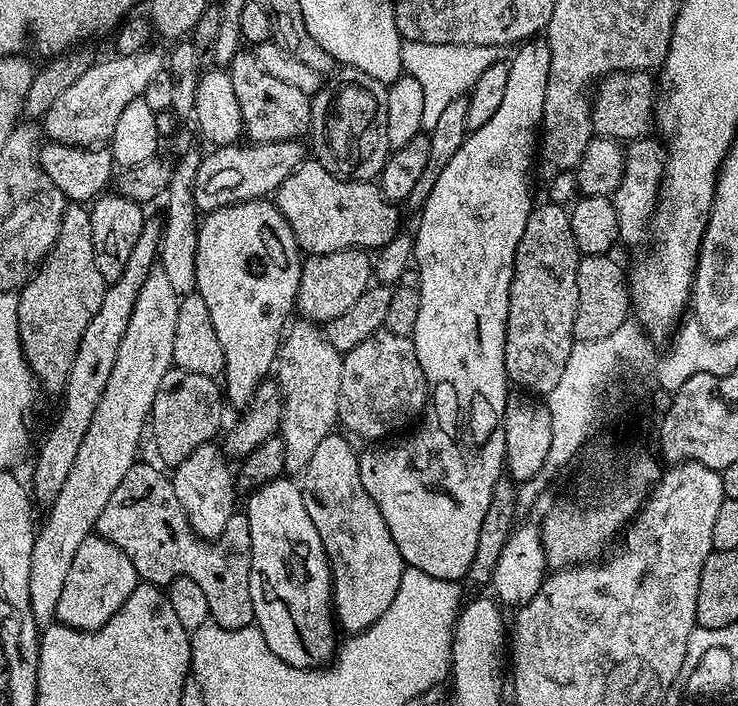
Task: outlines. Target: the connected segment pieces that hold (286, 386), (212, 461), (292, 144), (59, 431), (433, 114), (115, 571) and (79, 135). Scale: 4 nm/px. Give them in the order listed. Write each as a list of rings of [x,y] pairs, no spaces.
[[[303,318],[297,319],[297,321],[293,328],[291,325],[287,329],[286,335],[283,337],[278,353],[278,367],[274,372],[275,379],[284,391],[284,413],[278,434],[286,446],[284,471],[288,474],[303,473],[310,458],[314,458],[314,450],[318,450],[322,438],[333,435],[335,428],[332,427],[337,427],[338,386],[342,386],[342,362],[344,361],[343,355],[330,343],[319,323]]]
[[[209,442],[198,446],[190,458],[175,465],[170,479],[174,486],[174,494],[182,509],[183,519],[201,536],[201,541],[214,542],[226,530],[230,518],[237,511],[236,496],[238,489],[233,469],[228,469],[229,461],[223,451],[215,443]]]
[[[283,140],[273,144],[237,142],[211,149],[198,166],[194,178],[193,196],[197,209],[207,214],[217,212],[243,200],[259,200],[275,193],[282,181],[306,159],[306,148],[300,140]]]
[[[145,219],[144,229],[138,234],[138,243],[130,253],[126,262],[126,270],[112,284],[107,285],[102,298],[102,306],[94,318],[90,318],[90,326],[86,326],[86,334],[82,334],[80,345],[76,351],[74,362],[70,366],[68,384],[62,393],[64,405],[52,424],[52,429],[44,436],[40,444],[40,453],[36,456],[36,469],[32,472],[30,488],[35,501],[43,506],[50,506],[56,500],[59,490],[70,475],[70,466],[74,466],[74,457],[78,454],[78,446],[82,446],[82,438],[86,438],[86,430],[90,430],[90,422],[98,410],[98,402],[102,398],[102,390],[106,390],[106,381],[110,379],[110,370],[114,370],[114,358],[118,358],[118,346],[122,346],[122,334],[126,334],[126,326],[130,326],[130,314],[134,312],[134,302],[138,302],[138,290],[157,267],[161,247],[162,224],[158,219]]]
[[[404,40],[400,45],[402,66],[407,75],[418,78],[422,86],[422,129],[430,130],[438,122],[438,117],[446,111],[450,102],[461,99],[474,82],[486,70],[486,66],[501,63],[505,59],[505,45],[474,46],[473,44],[435,44]]]
[[[98,534],[90,535],[84,539],[82,546],[78,546],[74,562],[70,562],[70,574],[66,574],[66,586],[62,586],[62,598],[58,598],[55,619],[72,628],[80,628],[83,632],[93,632],[95,628],[102,627],[120,609],[126,598],[130,598],[137,583],[138,577],[130,558],[126,558],[126,554],[118,550],[118,546],[114,546],[111,540],[103,540]]]
[[[149,46],[129,56],[116,54],[113,57],[113,60],[101,59],[90,66],[78,78],[78,82],[67,87],[50,106],[42,117],[42,132],[49,141],[78,144],[82,148],[100,146],[111,141],[114,126],[118,126],[118,118],[122,118],[122,110],[126,110],[130,102],[143,97],[150,78],[157,76],[166,64],[156,46]]]

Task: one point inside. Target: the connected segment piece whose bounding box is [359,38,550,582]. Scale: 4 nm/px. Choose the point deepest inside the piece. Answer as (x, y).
(433, 488)

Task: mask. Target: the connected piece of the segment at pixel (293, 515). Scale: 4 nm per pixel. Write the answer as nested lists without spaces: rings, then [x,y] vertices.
[[[277,478],[255,489],[247,497],[248,525],[250,526],[250,602],[254,602],[254,624],[259,628],[266,646],[295,668],[318,668],[327,665],[337,655],[338,624],[332,603],[332,565],[322,546],[318,526],[310,522],[304,494],[292,478]]]

